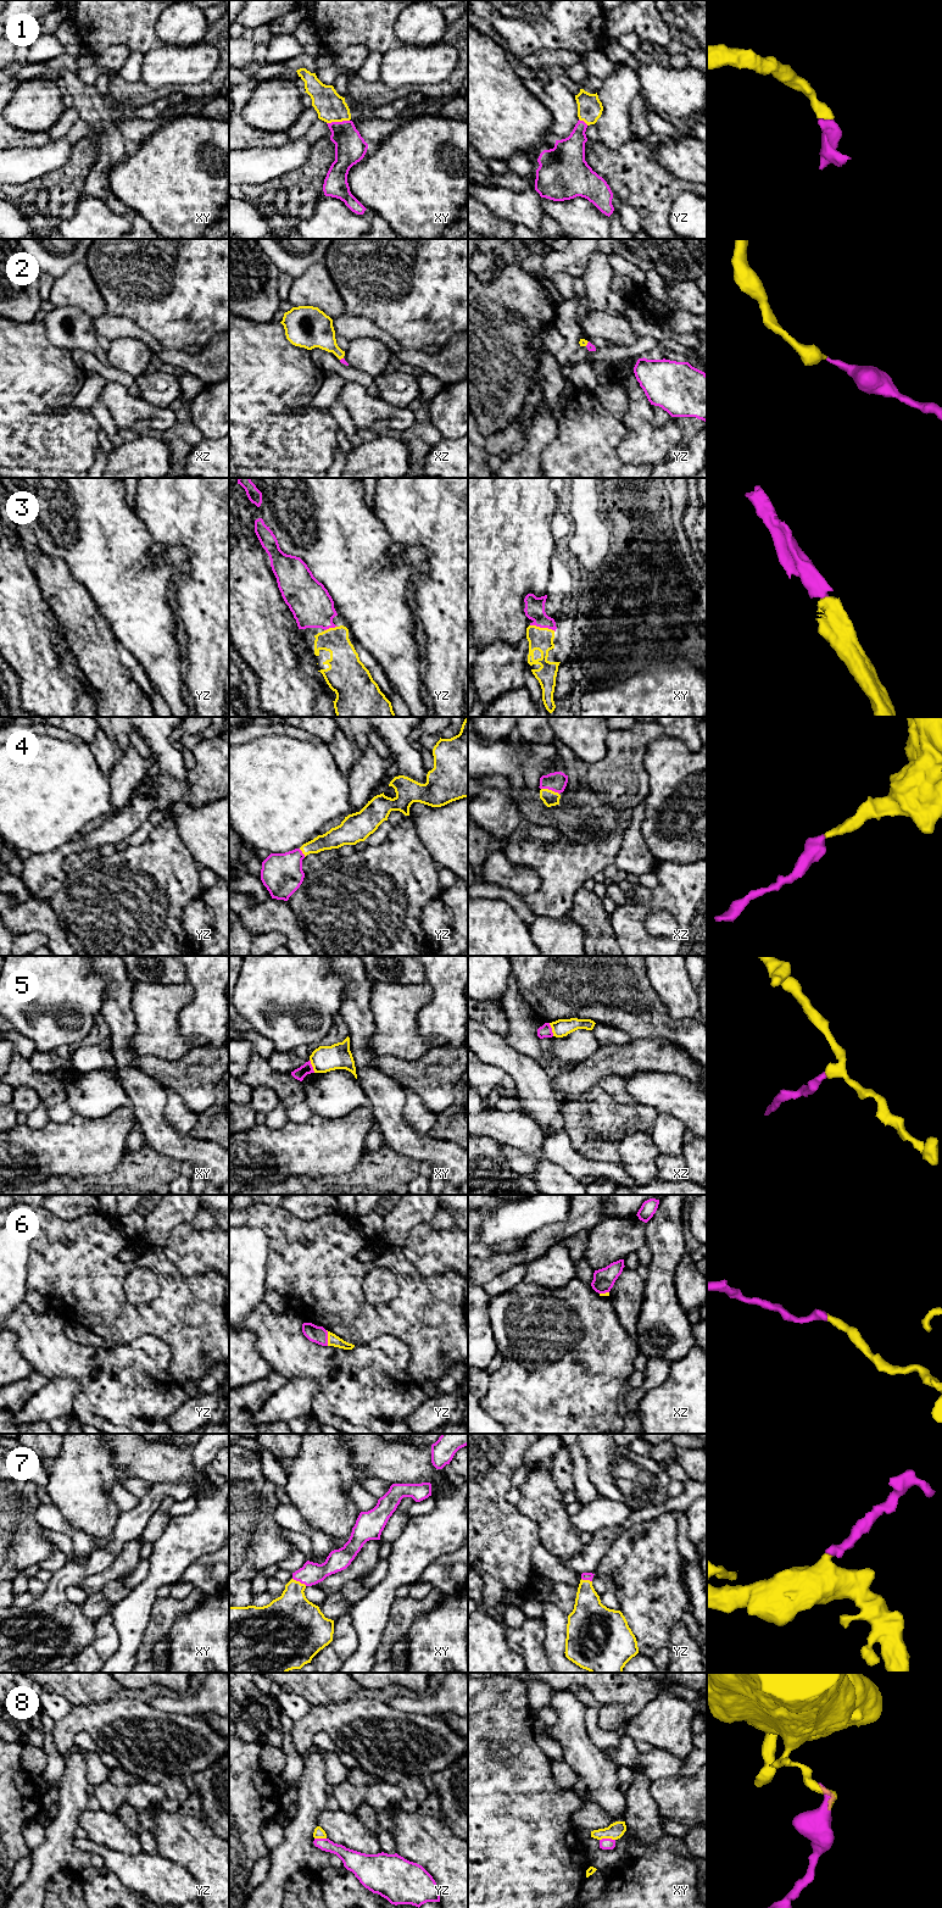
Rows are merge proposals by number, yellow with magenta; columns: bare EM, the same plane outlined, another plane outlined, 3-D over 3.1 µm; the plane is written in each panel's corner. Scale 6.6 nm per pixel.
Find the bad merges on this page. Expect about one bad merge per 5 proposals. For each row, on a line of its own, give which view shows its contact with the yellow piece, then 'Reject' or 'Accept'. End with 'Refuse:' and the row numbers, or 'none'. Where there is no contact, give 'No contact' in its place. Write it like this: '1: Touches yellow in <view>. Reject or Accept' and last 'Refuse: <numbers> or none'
1: Touches yellow in xy. Accept
2: Touches yellow in yz. Accept
3: Touches yellow in xy. Accept
4: Touches yellow in xz. Accept
5: Touches yellow in xz. Reject
6: Touches yellow in yz. Accept
7: Touches yellow in xy. Accept
8: Touches yellow in xy. Reject
Refuse: 5, 8

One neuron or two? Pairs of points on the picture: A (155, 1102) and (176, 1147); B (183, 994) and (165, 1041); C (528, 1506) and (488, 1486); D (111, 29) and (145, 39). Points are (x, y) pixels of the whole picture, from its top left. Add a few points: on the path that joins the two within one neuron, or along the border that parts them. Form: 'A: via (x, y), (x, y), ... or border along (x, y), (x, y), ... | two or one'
A: via (155, 1113), (155, 1127), (165, 1136) | one
B: via (171, 1006), (165, 1012), (165, 1029) | one
C: border along (517, 1508), (539, 1528) | two
D: via (120, 29), (134, 29), (137, 32) | one

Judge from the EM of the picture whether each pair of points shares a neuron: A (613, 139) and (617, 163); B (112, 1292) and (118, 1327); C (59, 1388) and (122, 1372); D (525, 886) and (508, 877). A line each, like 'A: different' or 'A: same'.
A: different
B: same
C: different
D: same

